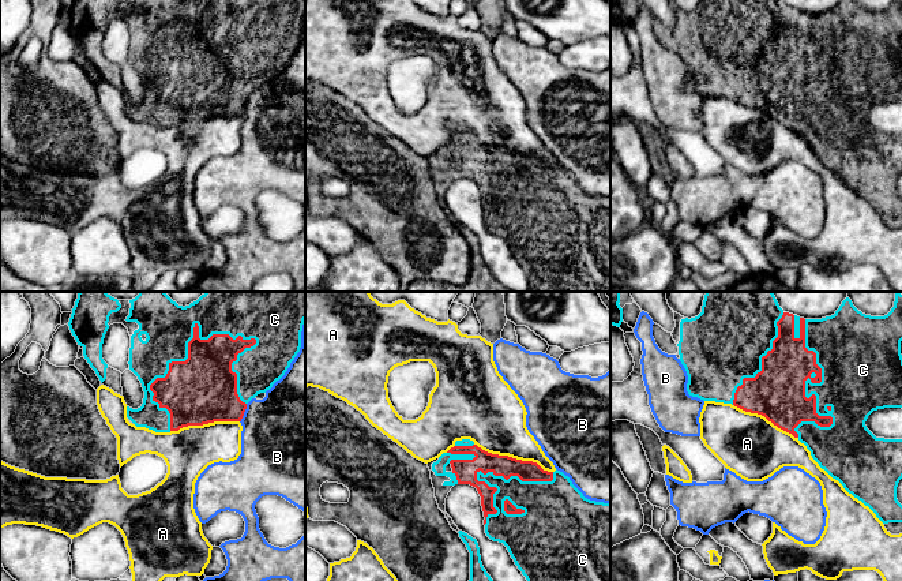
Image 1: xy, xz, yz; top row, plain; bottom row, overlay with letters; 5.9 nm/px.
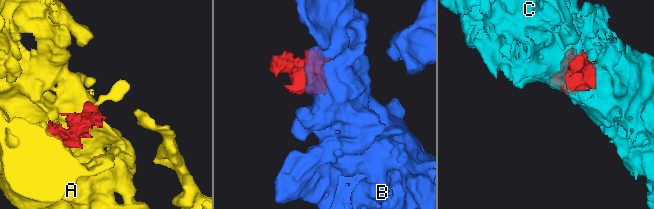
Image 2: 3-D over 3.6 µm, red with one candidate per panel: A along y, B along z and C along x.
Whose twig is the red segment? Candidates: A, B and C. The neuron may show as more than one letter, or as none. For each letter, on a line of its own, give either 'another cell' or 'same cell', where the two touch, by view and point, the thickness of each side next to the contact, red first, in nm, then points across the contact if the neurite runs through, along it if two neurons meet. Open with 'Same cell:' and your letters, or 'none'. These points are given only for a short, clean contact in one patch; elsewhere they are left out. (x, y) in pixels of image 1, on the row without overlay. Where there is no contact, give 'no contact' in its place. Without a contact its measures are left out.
Same cell: C
A: another cell; meets red in xz at (514, 153); 130 nm thick on the red side, 360 nm on the other
B: another cell; meets red in xy at (243, 108); 360 nm thick on the red side, 460 nm on the other; border along xy (247, 98), (240, 116)
C: same cell; meets red in xy at (188, 48); 400 nm thick on the red side, 280 nm on the other

